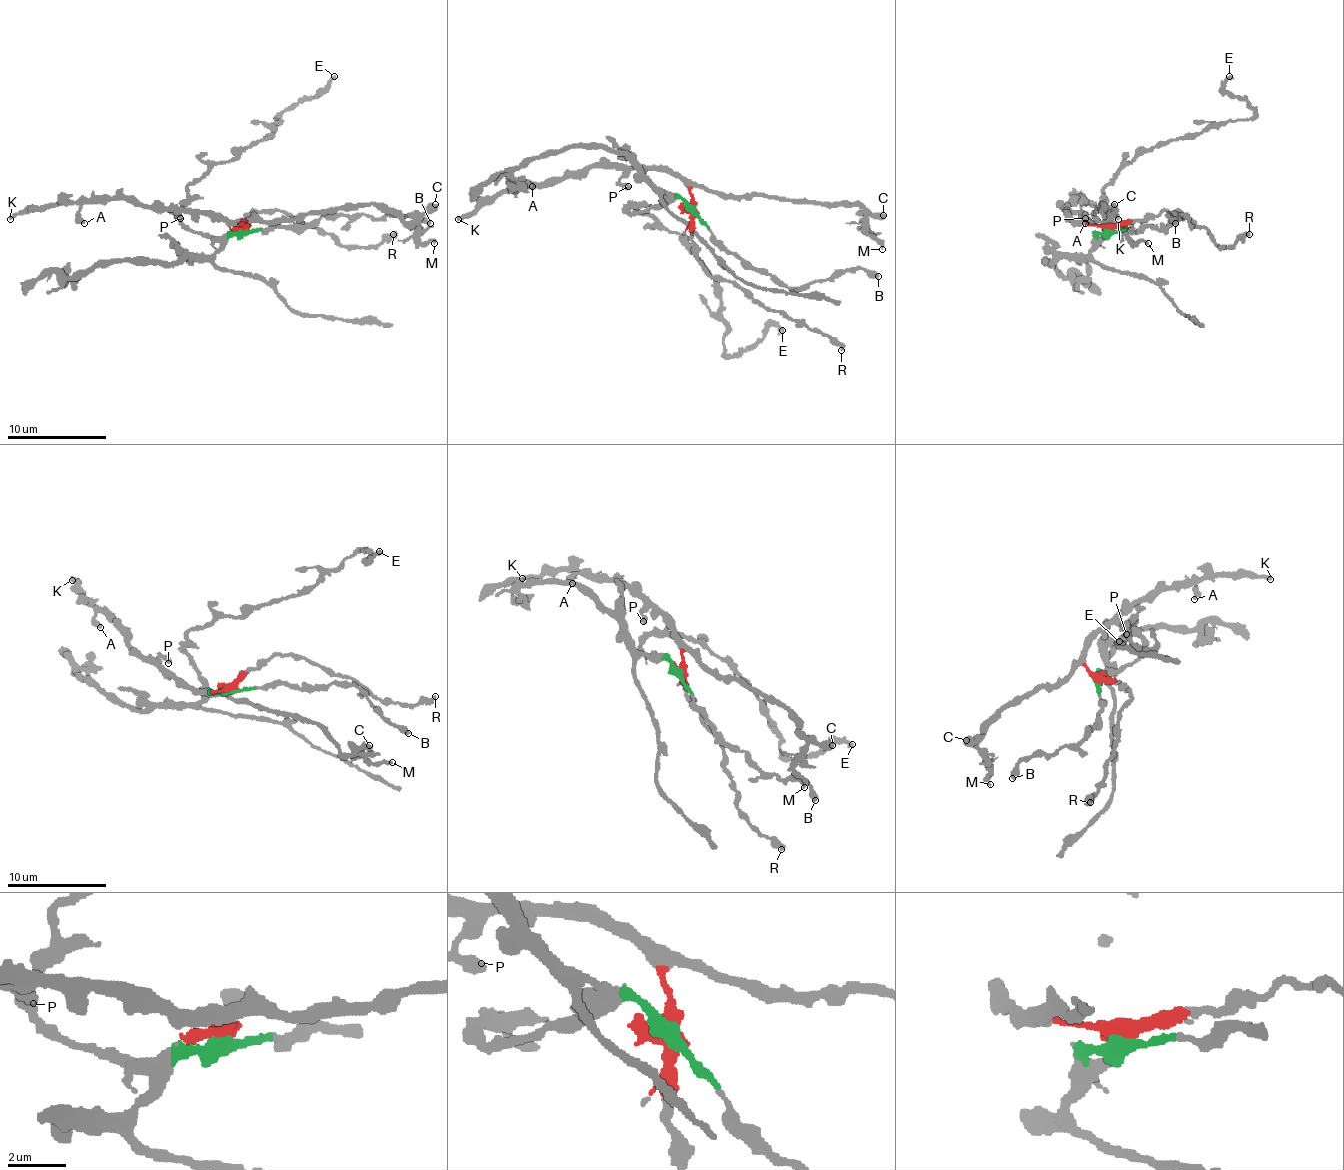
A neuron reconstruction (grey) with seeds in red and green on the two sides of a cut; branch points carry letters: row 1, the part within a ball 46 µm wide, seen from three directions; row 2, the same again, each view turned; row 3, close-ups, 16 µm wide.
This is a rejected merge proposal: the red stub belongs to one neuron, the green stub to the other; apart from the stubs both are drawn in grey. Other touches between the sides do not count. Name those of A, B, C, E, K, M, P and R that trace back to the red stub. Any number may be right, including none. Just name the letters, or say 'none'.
A, C, K, M, P, R

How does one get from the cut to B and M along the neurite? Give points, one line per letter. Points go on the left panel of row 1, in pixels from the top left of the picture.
B: (245, 228), (267, 231), (317, 223), (324, 216), (418, 216), (431, 223)
M: (245, 228), (245, 221), (302, 218), (384, 204), (411, 223), (416, 223), (421, 243), (433, 243)

